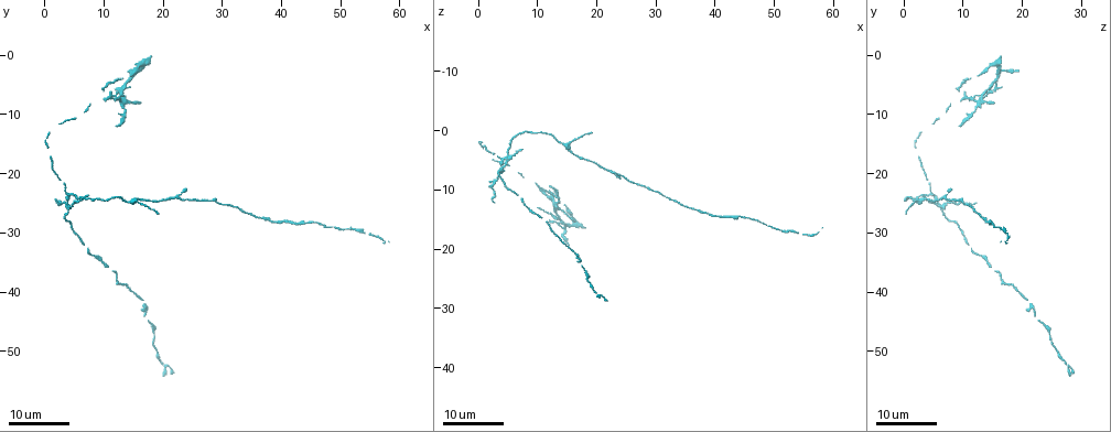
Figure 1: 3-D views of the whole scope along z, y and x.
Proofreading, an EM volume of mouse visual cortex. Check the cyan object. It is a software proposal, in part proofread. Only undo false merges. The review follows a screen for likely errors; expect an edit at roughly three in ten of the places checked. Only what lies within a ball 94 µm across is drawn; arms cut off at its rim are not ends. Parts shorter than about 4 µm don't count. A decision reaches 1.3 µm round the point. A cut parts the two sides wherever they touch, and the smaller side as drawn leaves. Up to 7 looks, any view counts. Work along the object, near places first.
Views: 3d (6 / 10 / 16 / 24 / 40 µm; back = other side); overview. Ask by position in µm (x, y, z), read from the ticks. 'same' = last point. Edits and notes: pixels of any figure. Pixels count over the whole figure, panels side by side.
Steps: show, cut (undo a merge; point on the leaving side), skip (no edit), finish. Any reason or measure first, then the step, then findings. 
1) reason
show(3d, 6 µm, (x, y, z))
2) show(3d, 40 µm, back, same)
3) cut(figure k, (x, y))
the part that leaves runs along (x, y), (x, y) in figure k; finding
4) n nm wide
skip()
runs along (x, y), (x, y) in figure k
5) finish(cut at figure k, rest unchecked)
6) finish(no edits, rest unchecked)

thick turns thin
show(3d, 16 µm, (15.5, 24.0, 3.5))

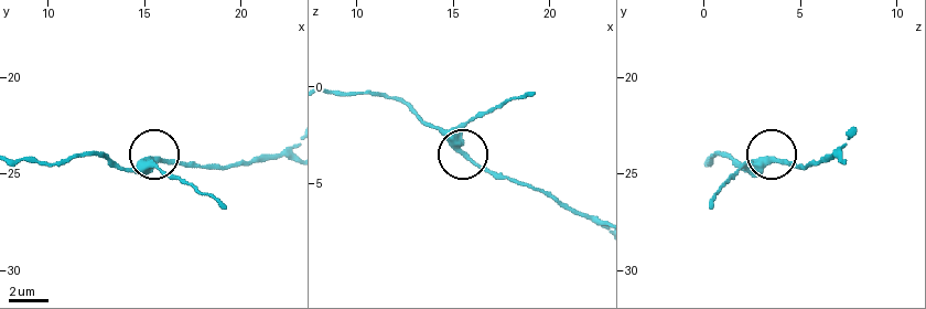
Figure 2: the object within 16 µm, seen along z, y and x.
show(3d, 10 µm, (15.6, 24.3, 3.5))

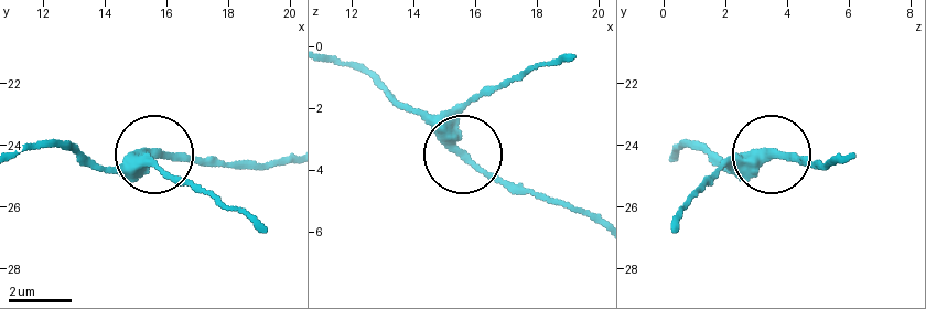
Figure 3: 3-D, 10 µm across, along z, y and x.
show(3d, 10 µm, back, (15.6, 24.2, 3.5))

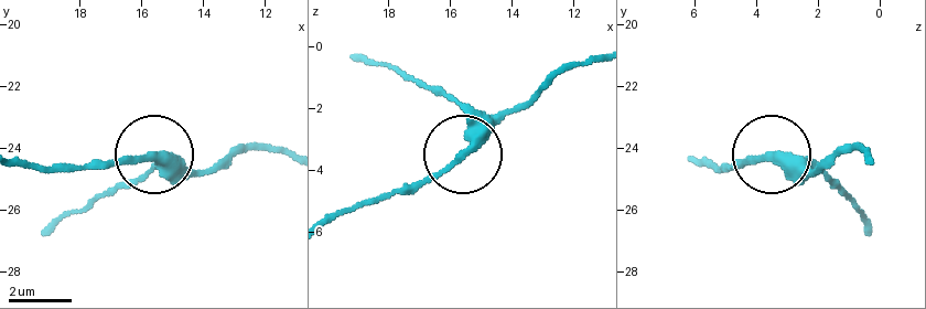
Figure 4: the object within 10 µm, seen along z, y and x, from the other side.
320 nm wide
skip()
runs along (592, 63), (552, 74), (474, 145), (406, 190) in figure 4; all the same neuron

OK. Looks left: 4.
four or more arms meet
show(3d, 16 µm, (4.0, 26.0, 6.5))

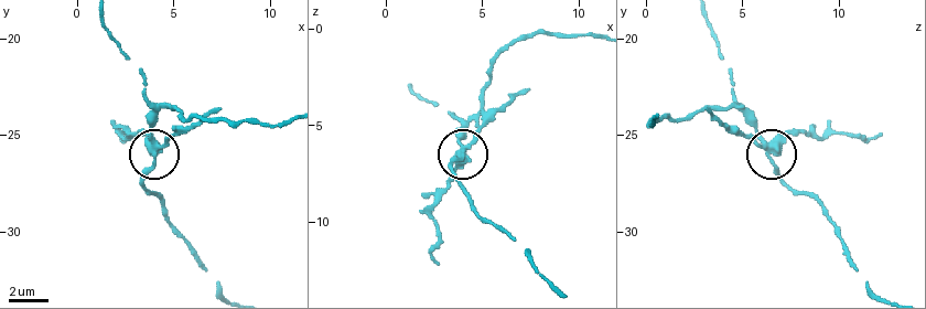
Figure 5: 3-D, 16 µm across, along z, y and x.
show(3d, 6 µm, (3.9, 25.6, 6.9))

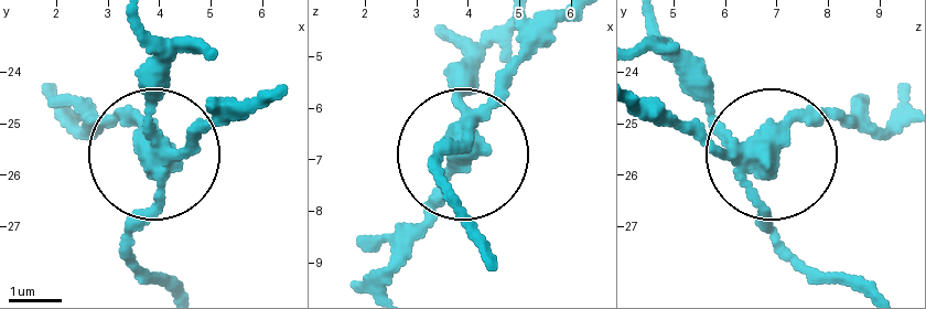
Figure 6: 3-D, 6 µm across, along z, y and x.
cut(figure 6, (135, 125))
the part that leaves runs along (466, 126), (462, 161), (391, 280) in figure 6; a second neuron is stuck on

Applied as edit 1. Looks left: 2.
finish(cut at figure 6, rest unchecked)

